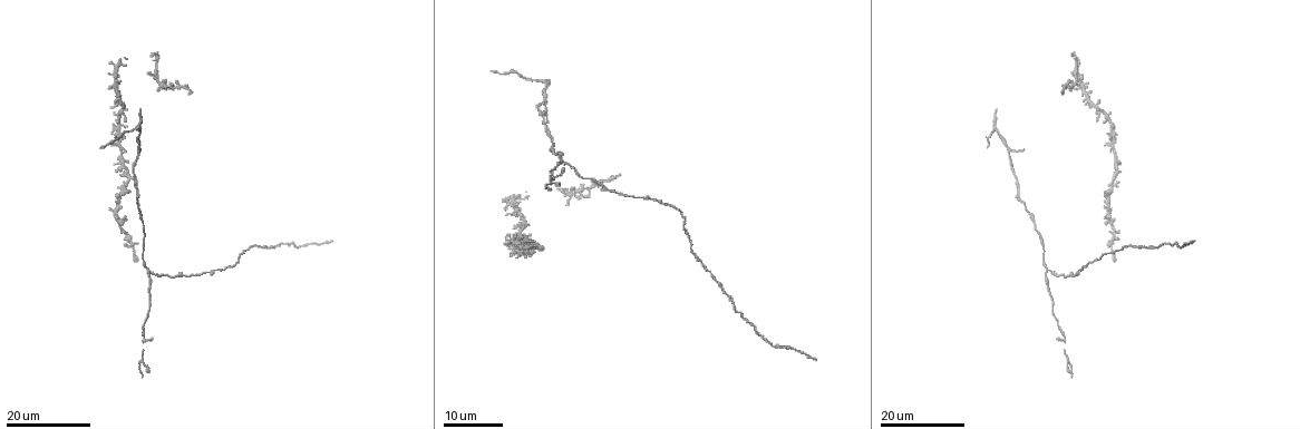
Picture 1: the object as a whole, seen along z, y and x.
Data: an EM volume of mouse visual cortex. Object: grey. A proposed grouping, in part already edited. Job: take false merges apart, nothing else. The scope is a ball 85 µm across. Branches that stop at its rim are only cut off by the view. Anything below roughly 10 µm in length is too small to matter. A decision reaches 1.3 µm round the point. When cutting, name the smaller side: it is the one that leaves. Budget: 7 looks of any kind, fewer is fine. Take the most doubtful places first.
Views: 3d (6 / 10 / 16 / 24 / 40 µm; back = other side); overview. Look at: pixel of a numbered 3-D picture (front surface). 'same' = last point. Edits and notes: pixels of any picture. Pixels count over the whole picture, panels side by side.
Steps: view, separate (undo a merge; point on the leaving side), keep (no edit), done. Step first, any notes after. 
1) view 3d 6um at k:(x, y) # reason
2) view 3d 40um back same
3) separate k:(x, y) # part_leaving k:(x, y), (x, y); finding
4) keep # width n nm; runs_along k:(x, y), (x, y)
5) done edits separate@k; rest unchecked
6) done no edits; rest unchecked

view 3d 24um at 1:(1045, 271) # three-way junction

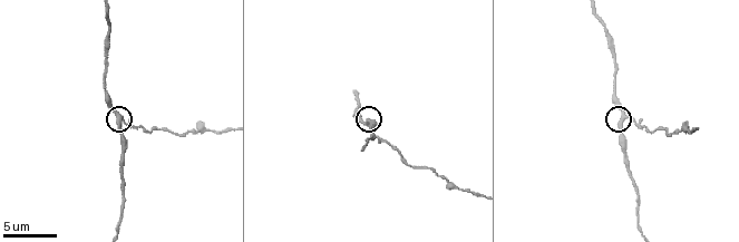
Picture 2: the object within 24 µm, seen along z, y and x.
view 3d 6um at 2:(118, 118)

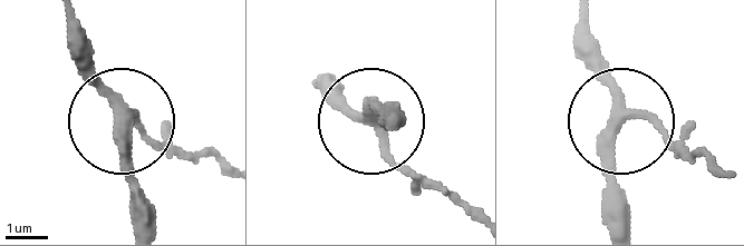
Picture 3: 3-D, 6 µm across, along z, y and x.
keep # arms 3; all the same neuron

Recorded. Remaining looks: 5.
view 3d 24um at 1:(1009, 151) # sudden change in width

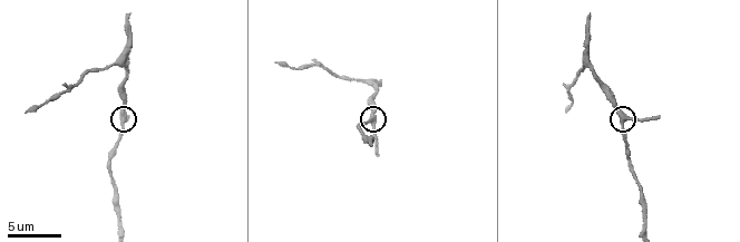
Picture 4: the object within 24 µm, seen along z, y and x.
view 3d 6um at 4:(622, 123) # zoom in

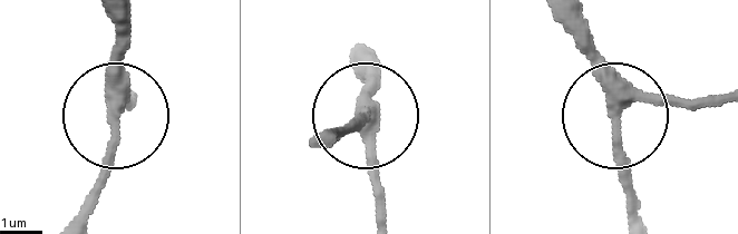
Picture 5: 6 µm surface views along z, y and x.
keep # width 260 nm; runs_along 5:(641, 220), (617, 167), (617, 81), (584, 10); all the same neuron

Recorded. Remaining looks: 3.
view 3d 16um at 1:(143, 339) # sudden change in width

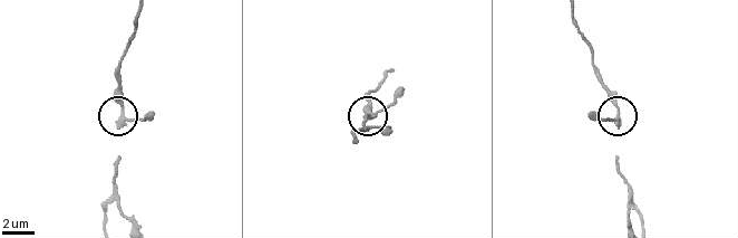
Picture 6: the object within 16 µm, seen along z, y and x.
view 3d 6um at 6:(618, 123)

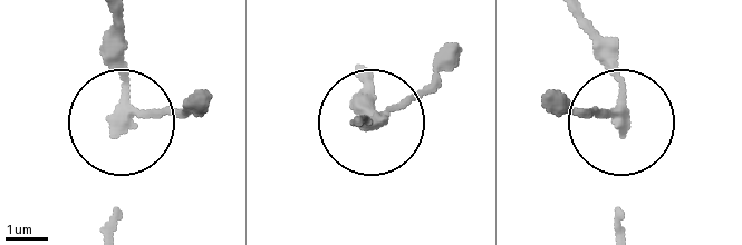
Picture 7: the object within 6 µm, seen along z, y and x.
keep # runs_along 7:(113, 23), (124, 119), (113, 225); one neuron here

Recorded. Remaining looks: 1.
done no edits; rest unchecked

